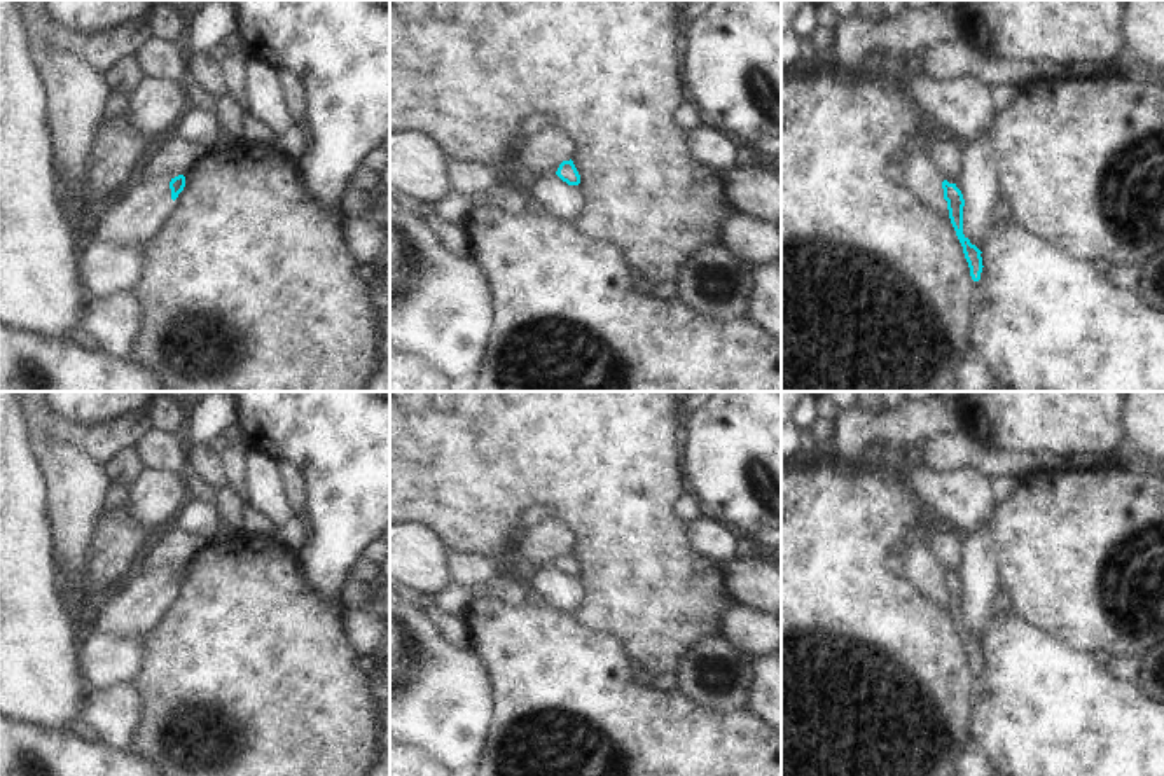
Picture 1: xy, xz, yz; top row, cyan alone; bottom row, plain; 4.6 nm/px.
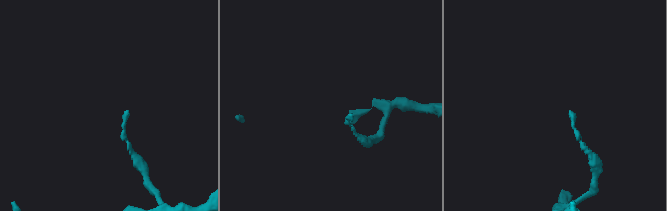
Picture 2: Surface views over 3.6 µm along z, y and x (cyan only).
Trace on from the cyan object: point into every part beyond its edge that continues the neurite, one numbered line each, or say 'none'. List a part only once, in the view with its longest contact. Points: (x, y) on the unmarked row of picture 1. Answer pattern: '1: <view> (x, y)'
none

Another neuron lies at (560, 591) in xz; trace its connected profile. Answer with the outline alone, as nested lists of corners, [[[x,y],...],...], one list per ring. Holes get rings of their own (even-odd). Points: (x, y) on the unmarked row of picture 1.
[[[556,565],[538,570],[526,585],[538,592],[545,605],[565,615],[572,615],[585,598],[582,580],[568,577]]]

